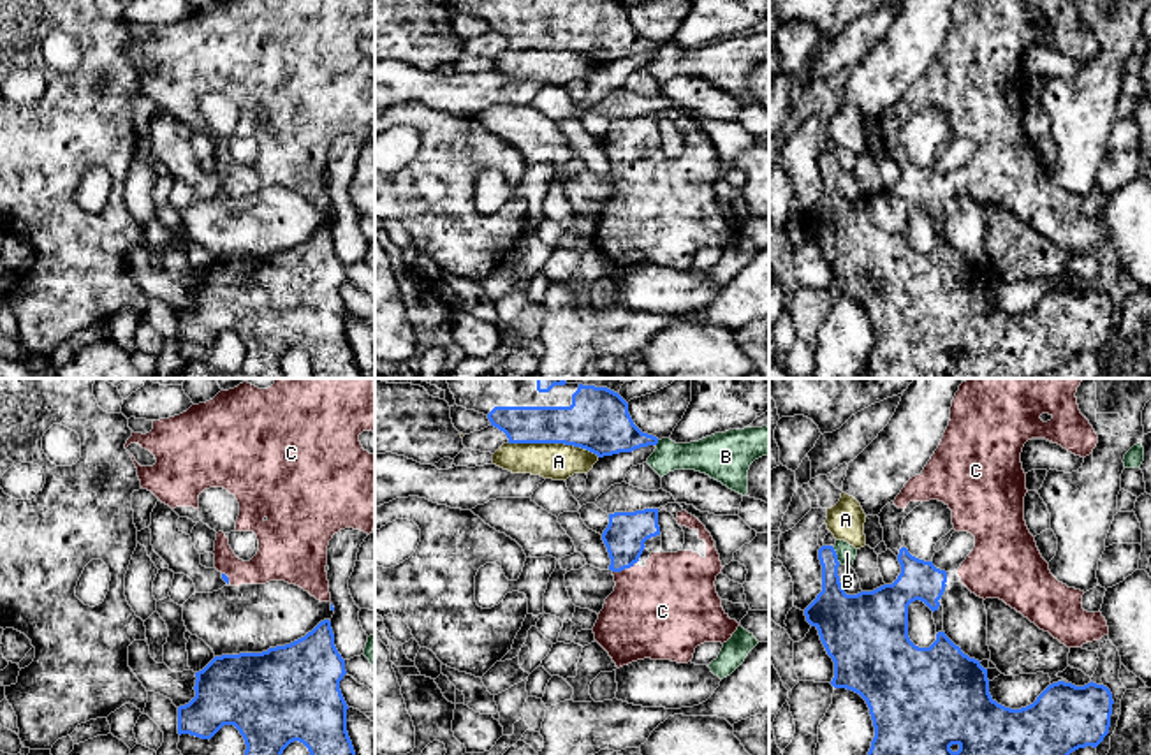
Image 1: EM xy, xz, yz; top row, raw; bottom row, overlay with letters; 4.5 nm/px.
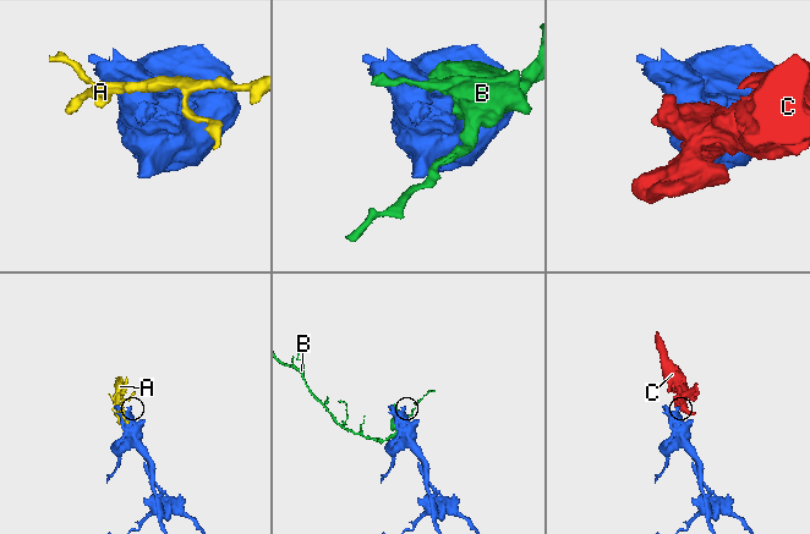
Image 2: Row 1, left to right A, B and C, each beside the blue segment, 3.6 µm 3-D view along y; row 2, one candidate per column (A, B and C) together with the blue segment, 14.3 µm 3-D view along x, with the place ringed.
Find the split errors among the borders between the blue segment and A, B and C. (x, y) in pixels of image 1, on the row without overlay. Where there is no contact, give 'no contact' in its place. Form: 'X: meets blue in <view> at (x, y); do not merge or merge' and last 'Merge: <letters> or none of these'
A: meets blue in xz at (555, 48); do not merge
B: meets blue in yz at (836, 161); do not merge
C: meets blue in xz at (623, 175); merge
Merge: C

